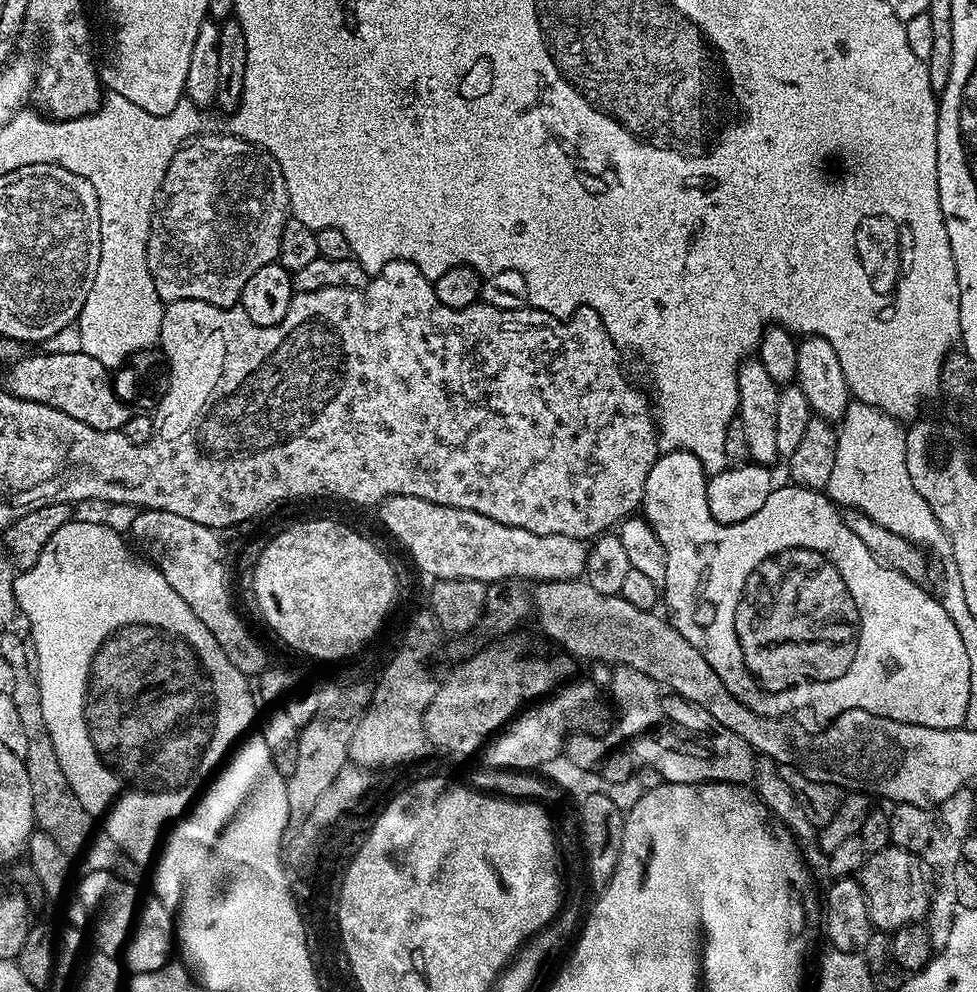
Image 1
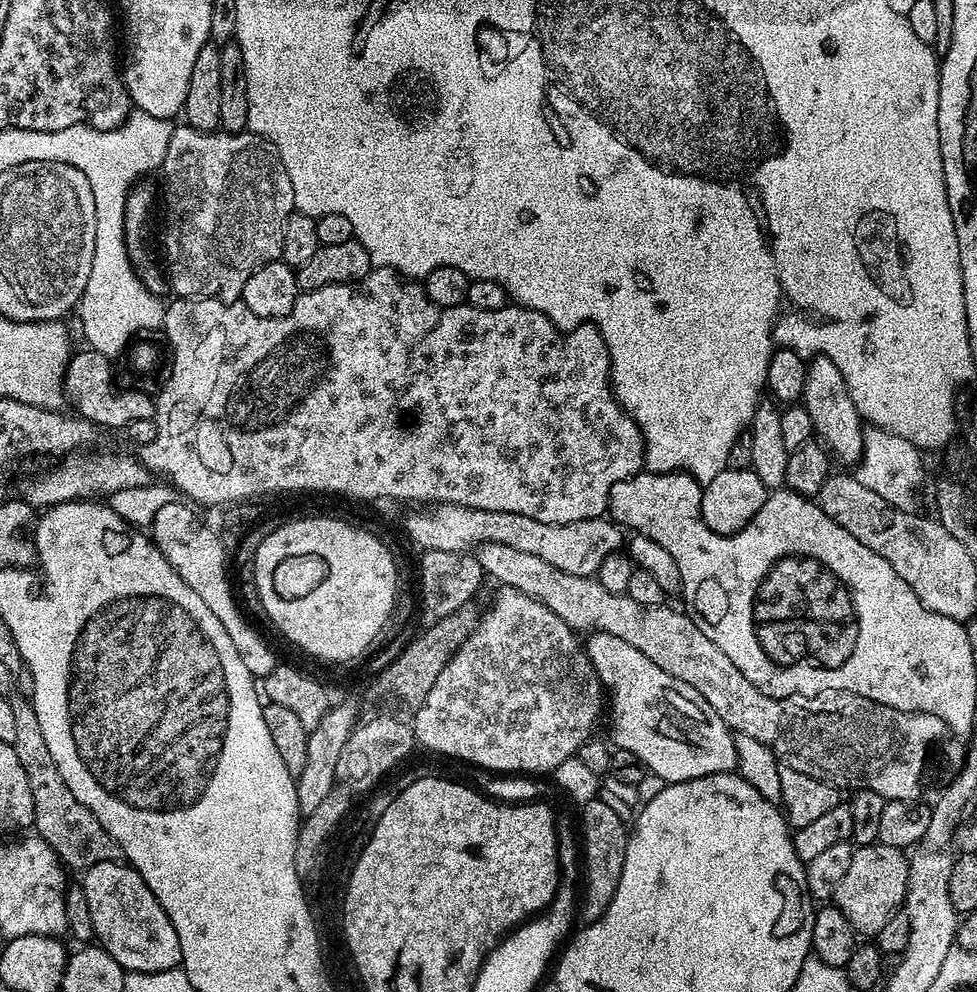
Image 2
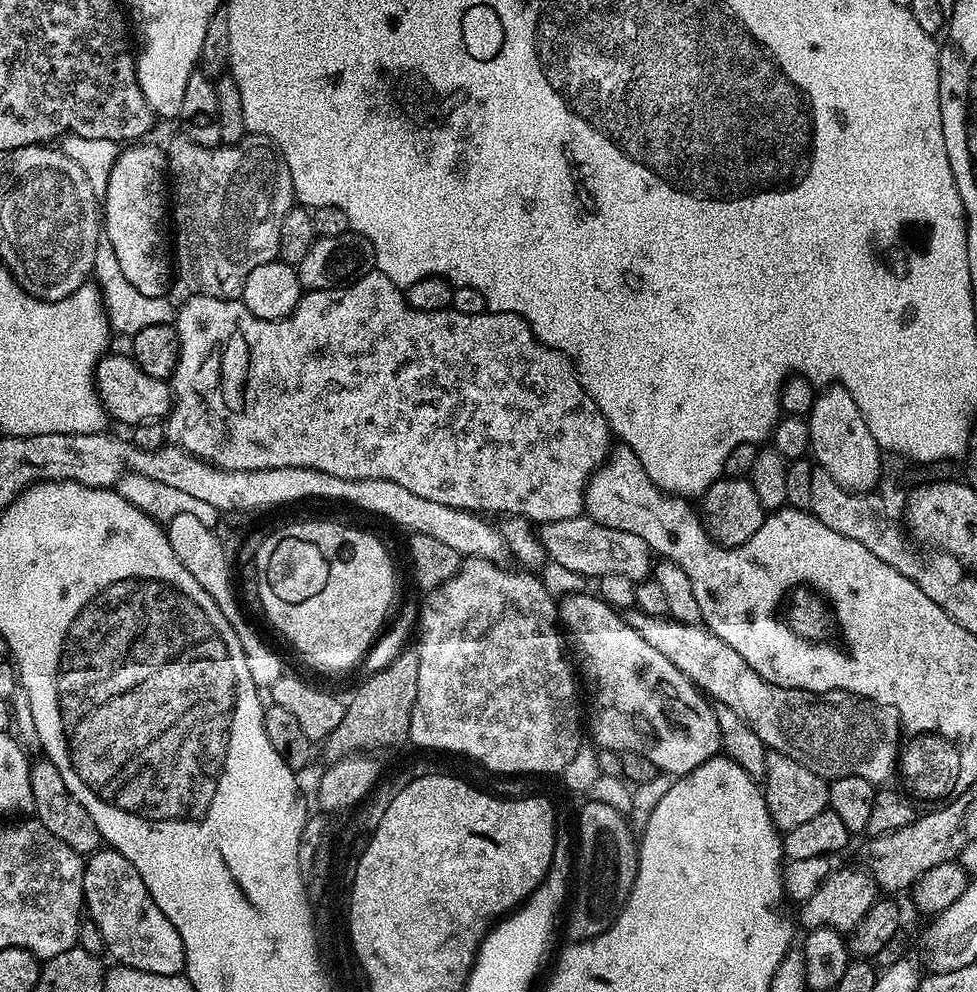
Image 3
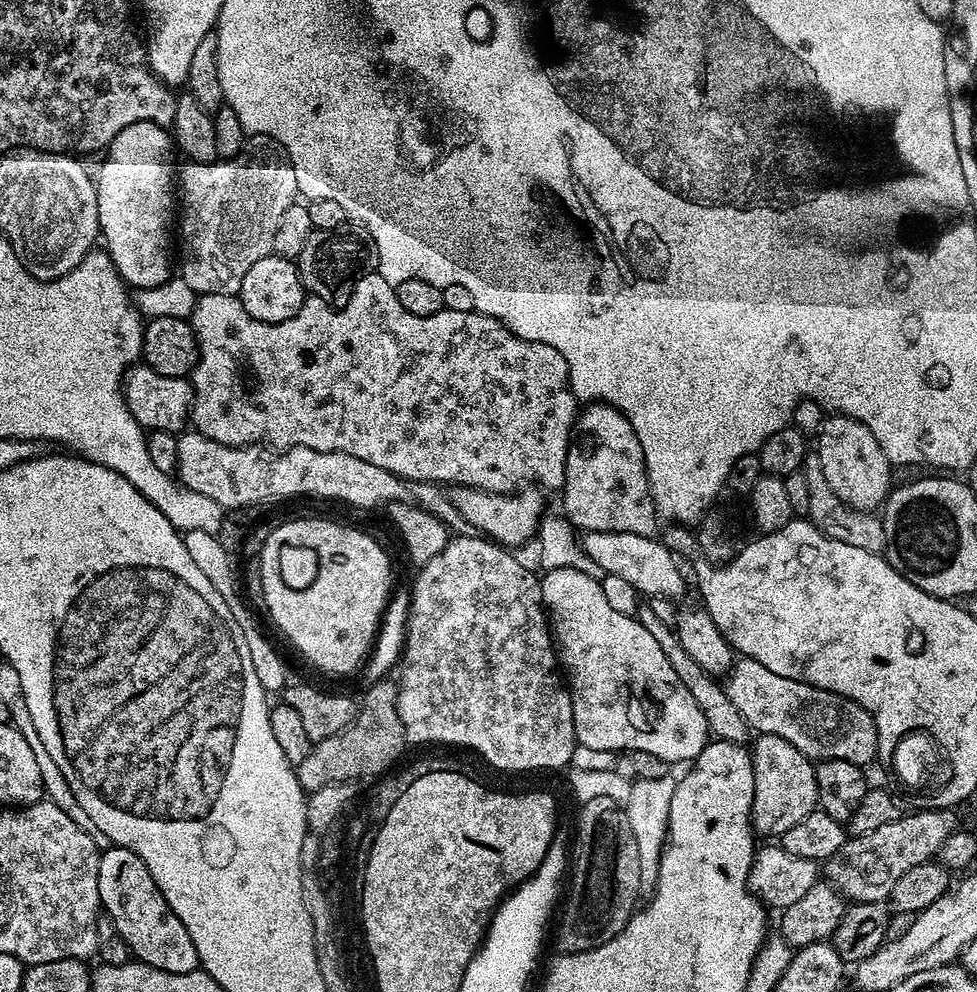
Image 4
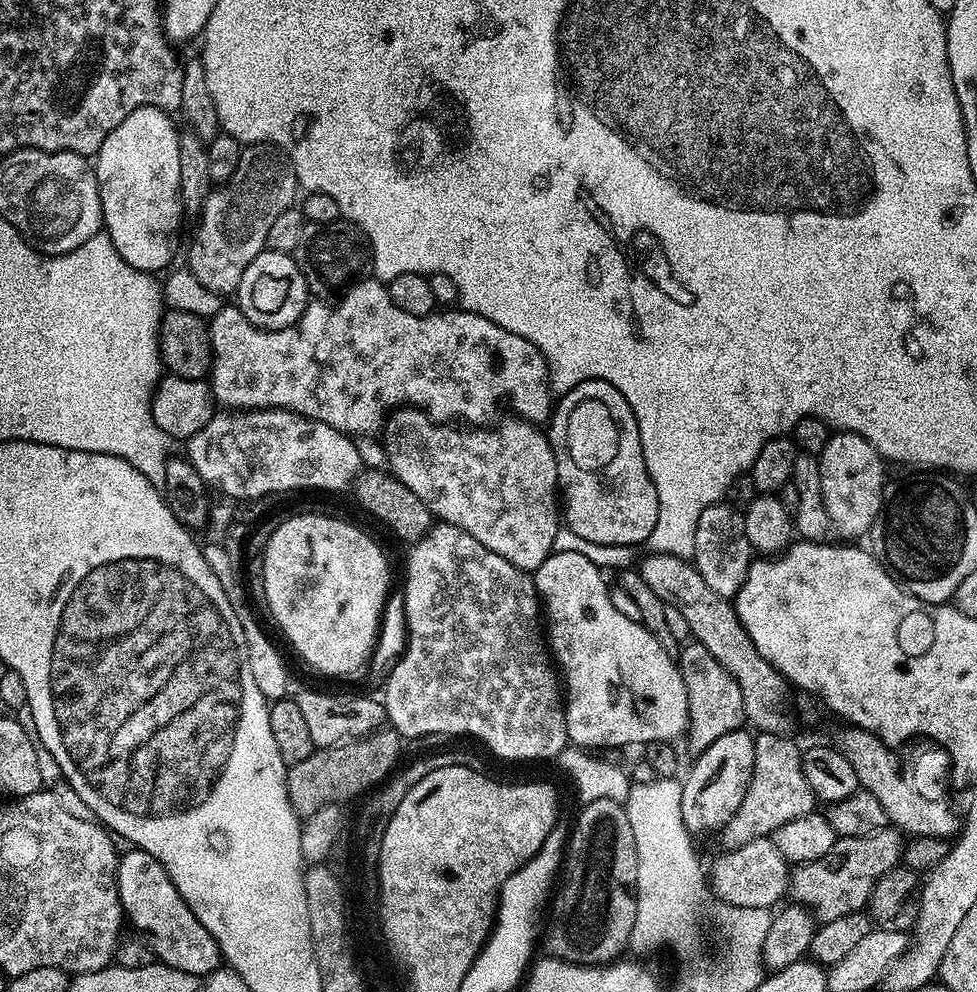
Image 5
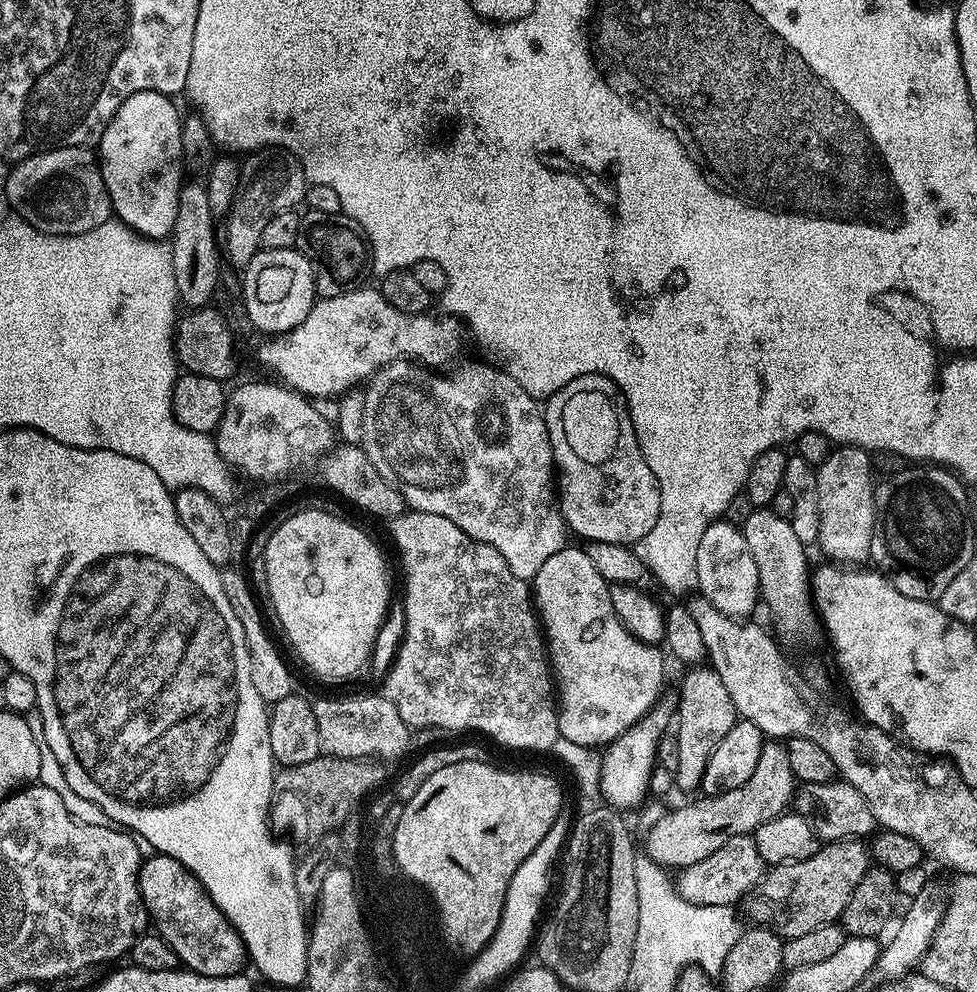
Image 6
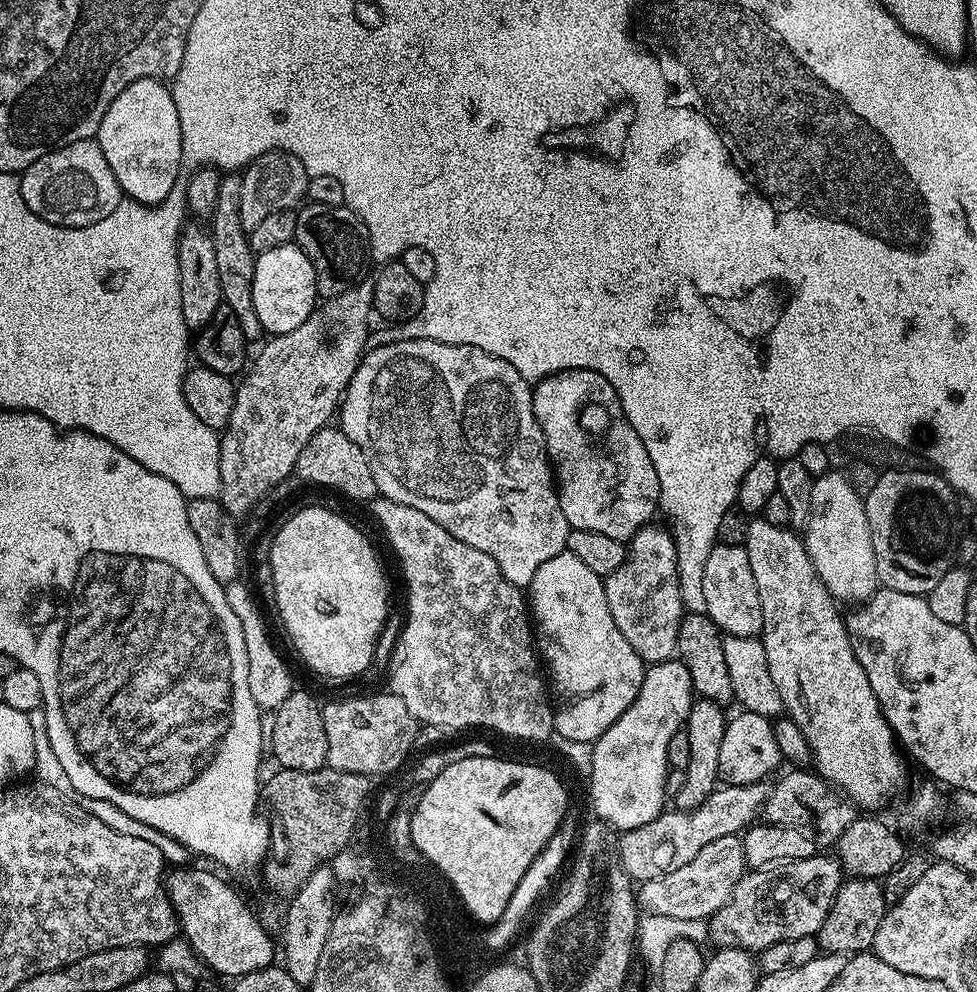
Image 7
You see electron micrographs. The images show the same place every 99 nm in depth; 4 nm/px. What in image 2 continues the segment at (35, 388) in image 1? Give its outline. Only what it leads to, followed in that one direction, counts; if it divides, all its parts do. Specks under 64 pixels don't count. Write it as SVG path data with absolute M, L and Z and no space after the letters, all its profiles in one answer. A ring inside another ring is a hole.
M91 350L77 351L68 365L66 388L70 393L70 400L76 403L75 411L83 419L104 428L118 428L124 430L128 424L150 419L156 415L156 405L153 397L139 392L136 388L119 388L116 376L112 373L113 361L101 352Z

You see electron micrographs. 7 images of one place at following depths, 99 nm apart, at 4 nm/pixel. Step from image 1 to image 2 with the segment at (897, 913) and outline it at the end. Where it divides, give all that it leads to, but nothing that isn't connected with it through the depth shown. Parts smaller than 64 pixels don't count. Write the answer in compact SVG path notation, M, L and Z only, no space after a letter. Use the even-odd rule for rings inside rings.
M879 842L855 849L849 869L837 884L834 906L846 914L850 926L861 937L879 937L882 926L886 926L908 899L908 861L909 857L901 849Z

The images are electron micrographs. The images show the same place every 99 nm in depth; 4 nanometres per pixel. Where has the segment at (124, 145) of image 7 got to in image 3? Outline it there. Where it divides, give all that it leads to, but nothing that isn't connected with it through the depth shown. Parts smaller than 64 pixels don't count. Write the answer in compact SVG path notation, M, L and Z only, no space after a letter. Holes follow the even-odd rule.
M132 142L132 143L129 143L127 145L127 147L125 147L128 149L126 149L125 152L123 149L123 151L121 151L119 153L119 155L117 155L116 161L114 162L114 166L110 170L108 185L106 186L105 192L102 195L102 236L103 236L103 239L106 241L107 244L109 244L110 246L114 246L114 258L116 259L116 267L120 268L122 270L122 274L126 278L126 282L130 282L130 286L134 286L134 290L138 290L138 294L146 294L147 296L167 297L169 295L168 287L171 286L172 280L173 280L173 284L174 284L174 264L173 264L173 261L170 259L170 240L169 240L169 237L168 237L168 240L166 237L164 237L164 224L165 224L165 228L166 228L166 221L169 219L169 216L170 216L170 188L169 188L169 185L166 183L166 173L168 172L168 157L167 157L167 155L165 155L165 153L163 151L161 151L161 149L159 152L159 150L156 149L154 145L144 144L144 143L148 143L148 142Z

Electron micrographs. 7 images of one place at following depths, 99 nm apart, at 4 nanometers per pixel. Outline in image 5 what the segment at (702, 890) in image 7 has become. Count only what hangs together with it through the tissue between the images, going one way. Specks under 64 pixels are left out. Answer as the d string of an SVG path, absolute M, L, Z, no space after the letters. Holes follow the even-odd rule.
M771 837L758 838L744 846L726 850L722 856L709 867L708 882L713 895L728 905L743 906L746 909L773 907L783 895L786 896L790 888L790 866L774 846Z

